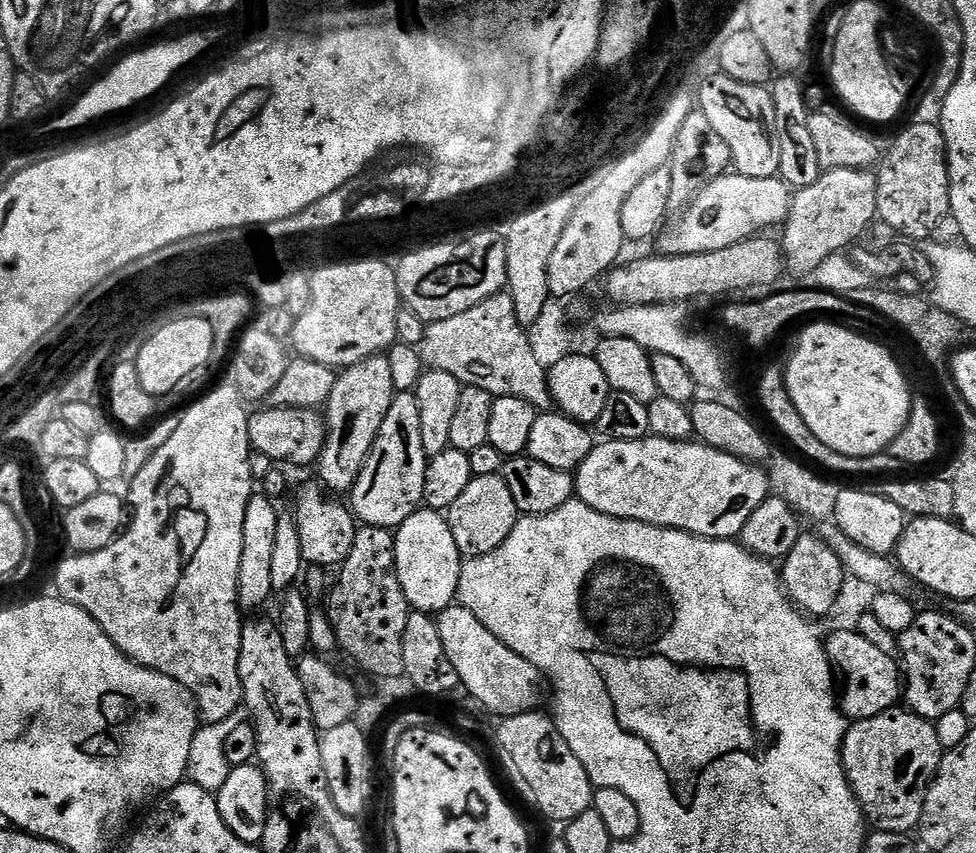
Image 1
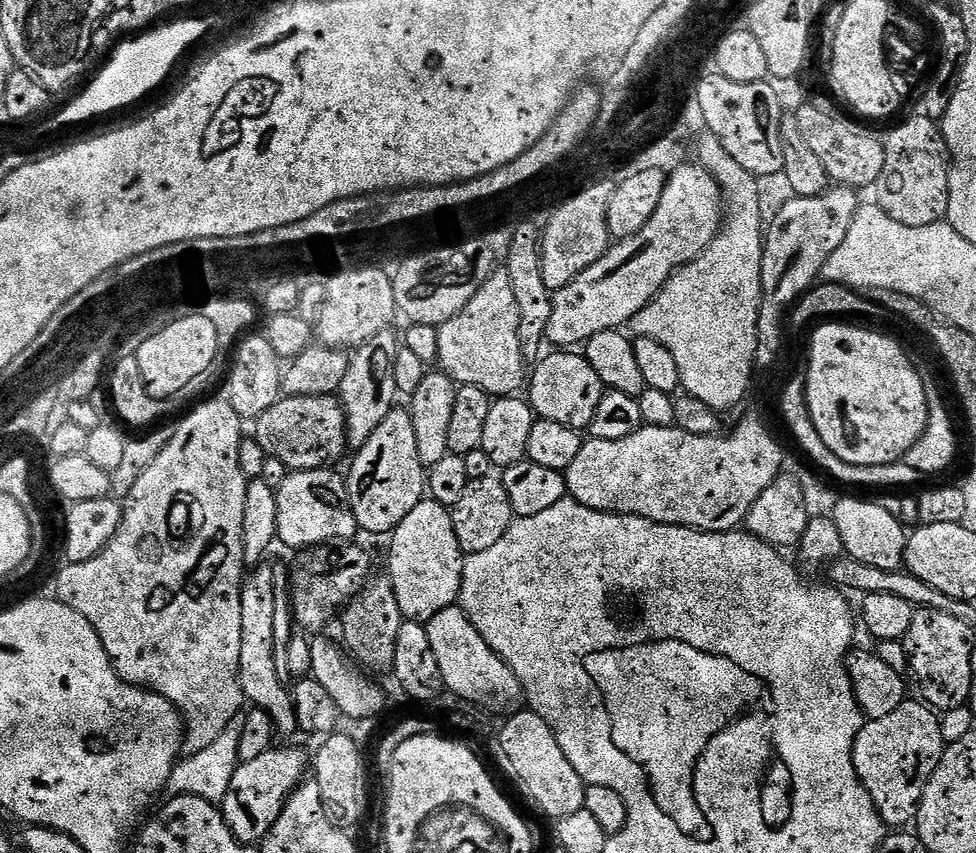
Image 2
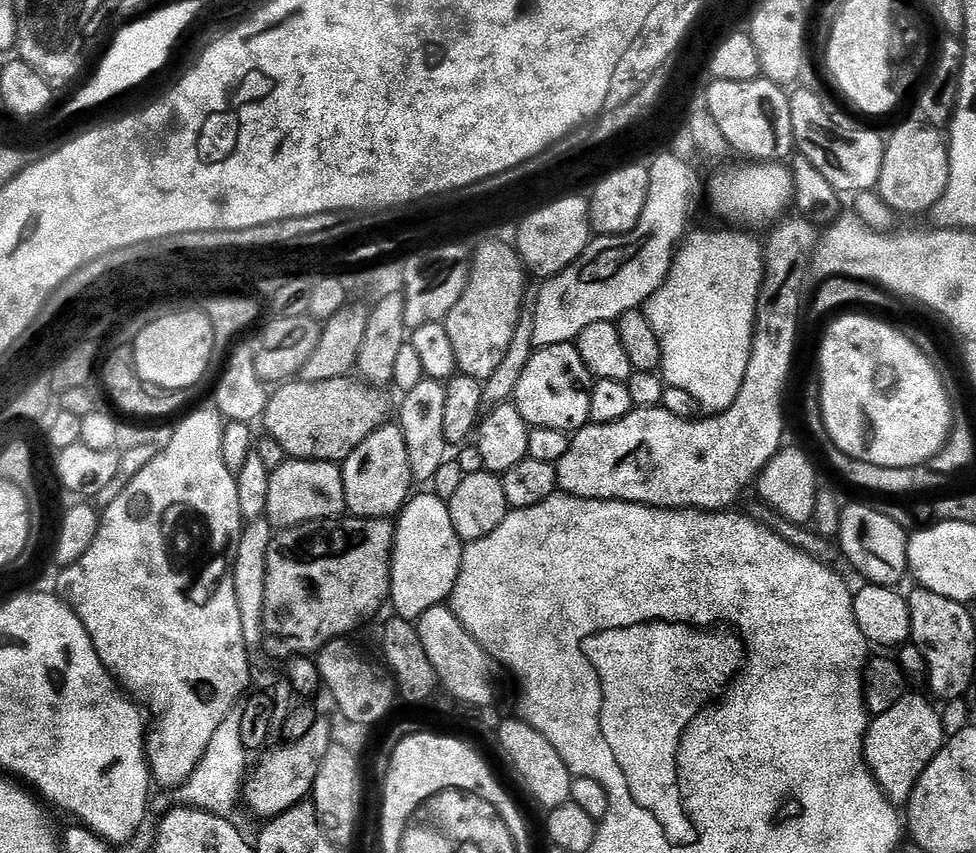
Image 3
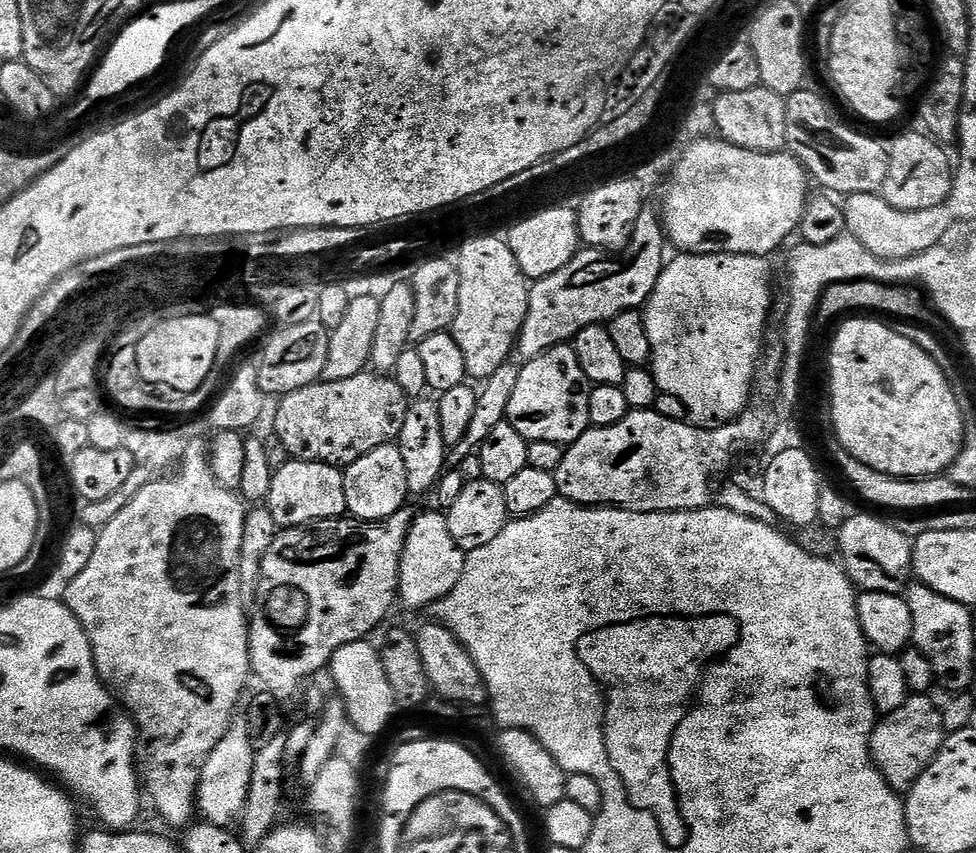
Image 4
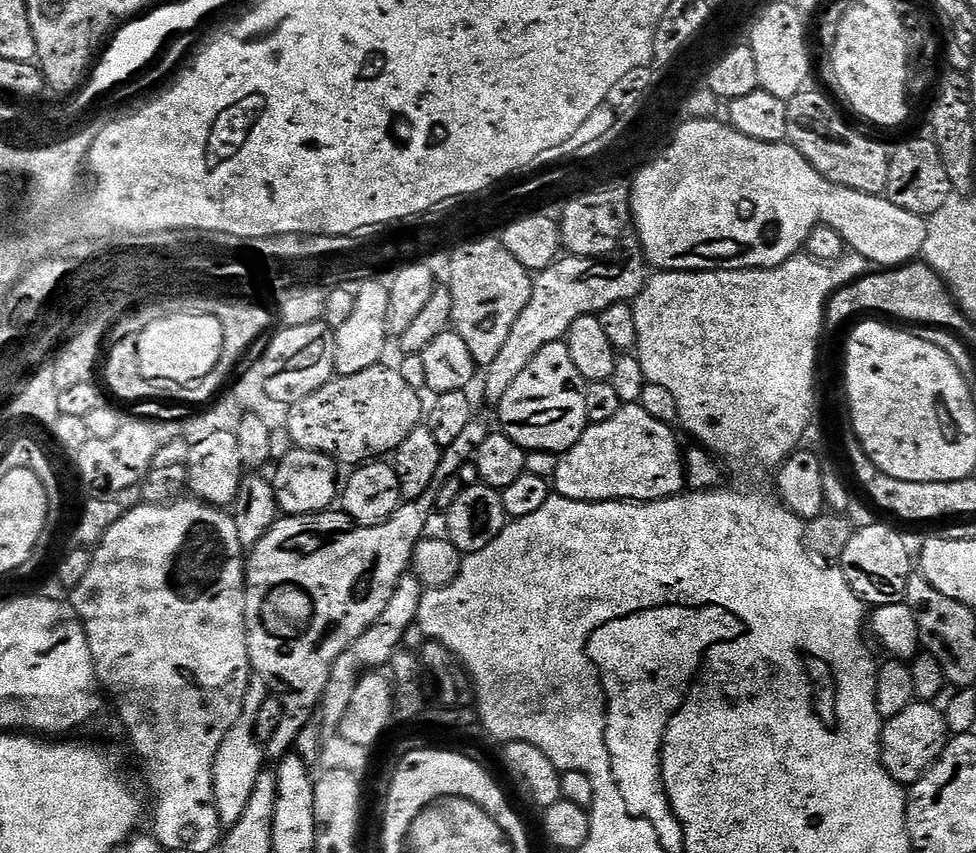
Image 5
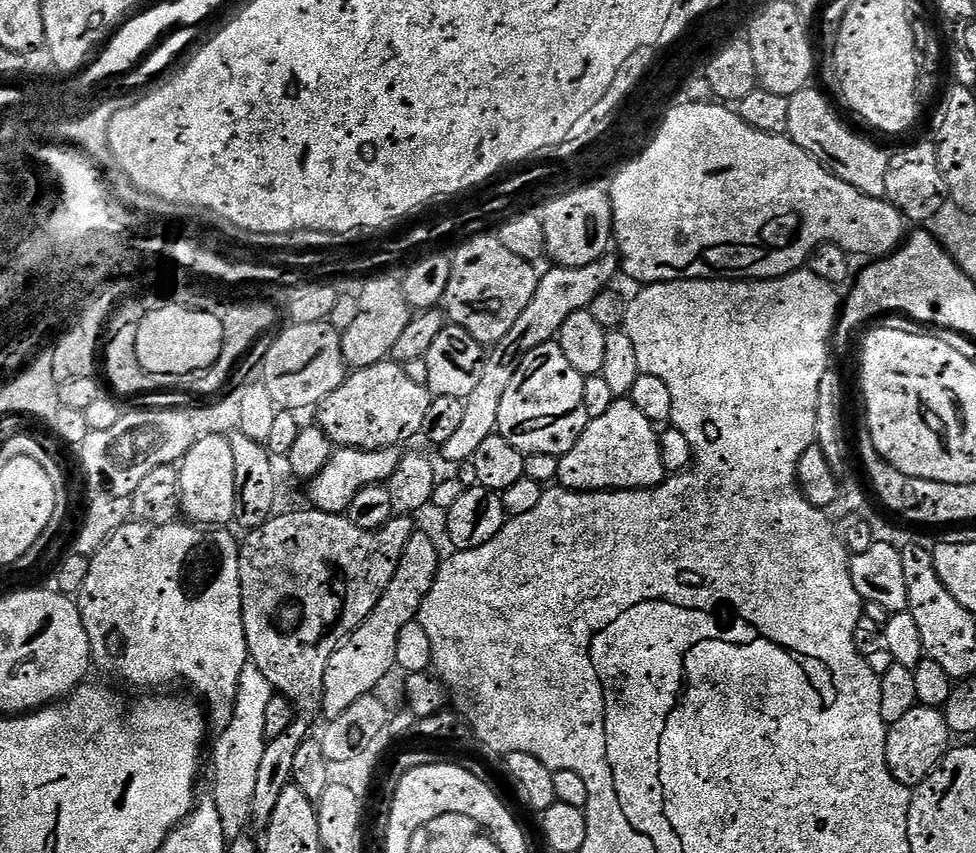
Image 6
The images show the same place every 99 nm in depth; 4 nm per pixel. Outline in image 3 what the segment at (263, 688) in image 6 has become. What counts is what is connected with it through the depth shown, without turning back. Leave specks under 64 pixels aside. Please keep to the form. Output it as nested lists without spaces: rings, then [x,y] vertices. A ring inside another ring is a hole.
[[[237,706],[230,710],[230,714],[226,714],[214,738],[210,738],[210,746],[206,746],[202,762],[198,762],[188,780],[171,789],[171,803],[186,808],[201,808],[215,816],[231,817],[231,812],[236,808],[236,800],[238,804],[242,796],[242,785],[246,779],[246,769],[249,767],[248,760],[249,753],[245,752],[242,746],[242,707]]]

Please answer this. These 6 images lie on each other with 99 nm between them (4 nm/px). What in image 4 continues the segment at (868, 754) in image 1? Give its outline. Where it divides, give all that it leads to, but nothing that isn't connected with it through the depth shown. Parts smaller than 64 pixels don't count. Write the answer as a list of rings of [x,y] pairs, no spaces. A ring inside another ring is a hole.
[[[924,694],[913,695],[894,714],[883,717],[872,732],[872,760],[876,769],[898,794],[907,794],[914,782],[934,762],[946,739],[944,717]]]

